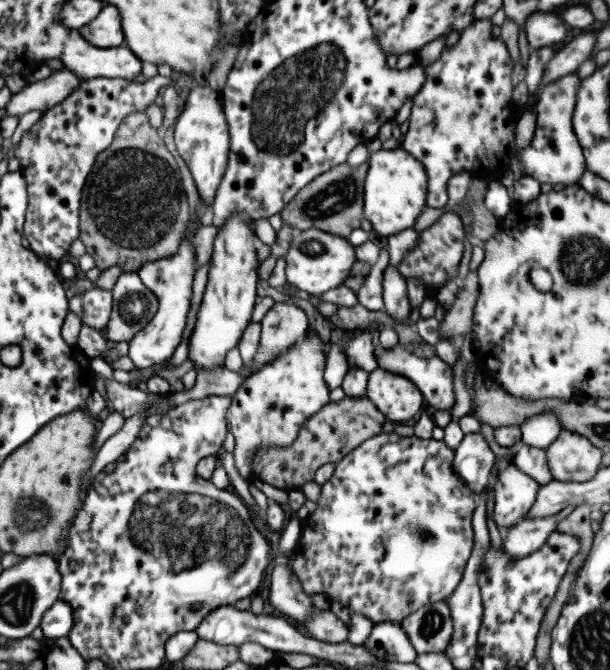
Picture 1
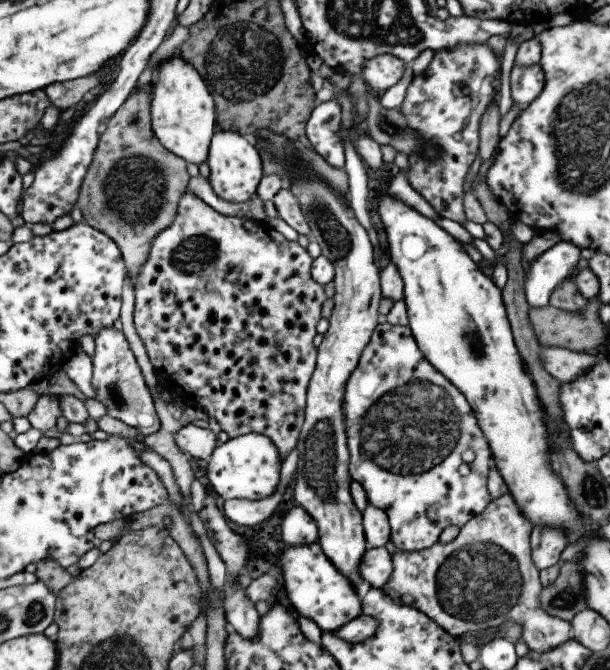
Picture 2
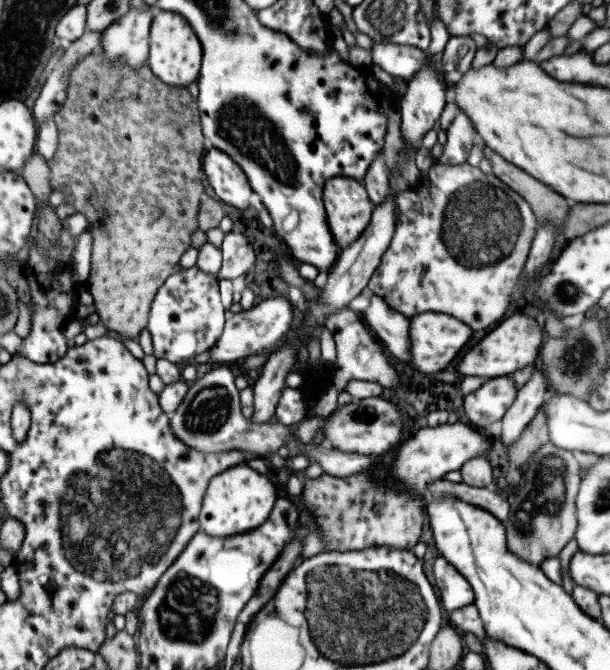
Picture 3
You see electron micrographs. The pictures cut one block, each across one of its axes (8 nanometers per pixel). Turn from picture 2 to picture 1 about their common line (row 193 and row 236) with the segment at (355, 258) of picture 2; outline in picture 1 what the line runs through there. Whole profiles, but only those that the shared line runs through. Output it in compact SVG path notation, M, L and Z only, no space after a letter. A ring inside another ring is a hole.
M307 228L303 231L294 231L284 260L285 283L309 295L319 295L342 285L356 258L355 248L347 239L333 236L319 228Z

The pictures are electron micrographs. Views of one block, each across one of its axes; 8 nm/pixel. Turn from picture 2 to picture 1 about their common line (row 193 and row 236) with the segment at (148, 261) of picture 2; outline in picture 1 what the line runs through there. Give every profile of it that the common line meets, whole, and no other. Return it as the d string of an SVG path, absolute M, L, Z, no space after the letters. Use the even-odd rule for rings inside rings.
M198 202L195 219L188 220L183 240L174 255L166 259L154 260L145 263L137 270L140 282L150 292L153 292L157 299L157 310L151 317L151 320L139 331L136 332L131 340L127 341L127 356L131 358L136 371L150 371L162 365L168 365L168 360L173 354L175 347L181 341L183 329L187 326L187 311L191 305L192 279L195 274L195 252L191 246L191 235L195 233L197 227L201 227L200 216L209 206Z

